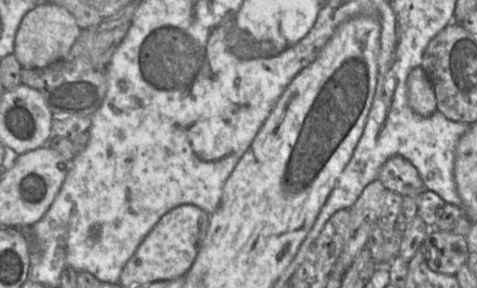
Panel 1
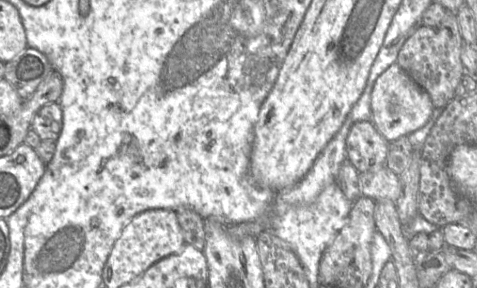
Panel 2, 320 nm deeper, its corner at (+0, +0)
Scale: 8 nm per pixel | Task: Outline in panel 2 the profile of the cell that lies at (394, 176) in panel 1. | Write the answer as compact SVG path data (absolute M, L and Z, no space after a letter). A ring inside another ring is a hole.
M371 121L353 124L346 138L347 160L358 173L386 165L388 148L389 142Z

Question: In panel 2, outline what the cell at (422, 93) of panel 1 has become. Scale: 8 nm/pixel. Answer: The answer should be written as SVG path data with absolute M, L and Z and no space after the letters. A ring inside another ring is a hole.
M396 62L376 79L371 92L371 122L389 143L422 128L429 121L433 110L428 93Z

